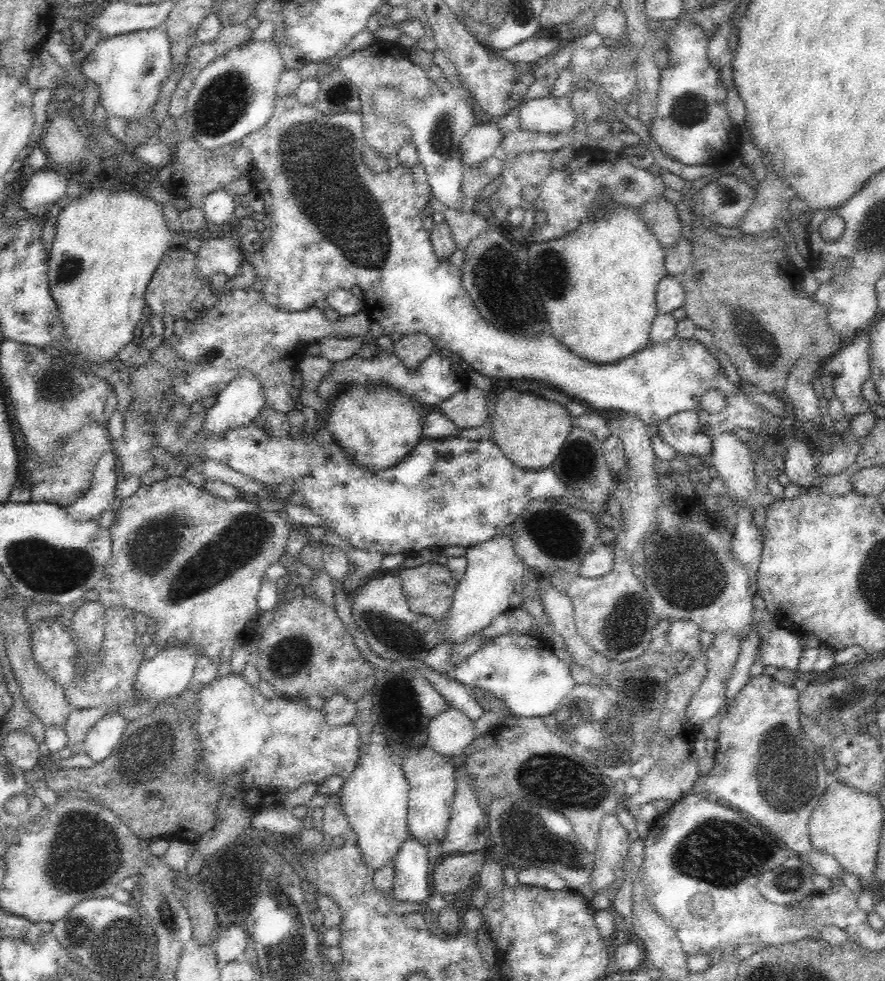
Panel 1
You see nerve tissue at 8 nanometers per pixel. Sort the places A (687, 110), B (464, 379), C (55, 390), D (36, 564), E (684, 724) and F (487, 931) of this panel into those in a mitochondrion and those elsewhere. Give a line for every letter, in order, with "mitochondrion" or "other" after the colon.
A: mitochondrion
B: other
C: mitochondrion
D: mitochondrion
E: other
F: other

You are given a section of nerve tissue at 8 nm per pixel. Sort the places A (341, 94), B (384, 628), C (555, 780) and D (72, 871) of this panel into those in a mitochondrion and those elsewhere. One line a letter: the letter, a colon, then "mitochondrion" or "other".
A: mitochondrion
B: mitochondrion
C: mitochondrion
D: mitochondrion

